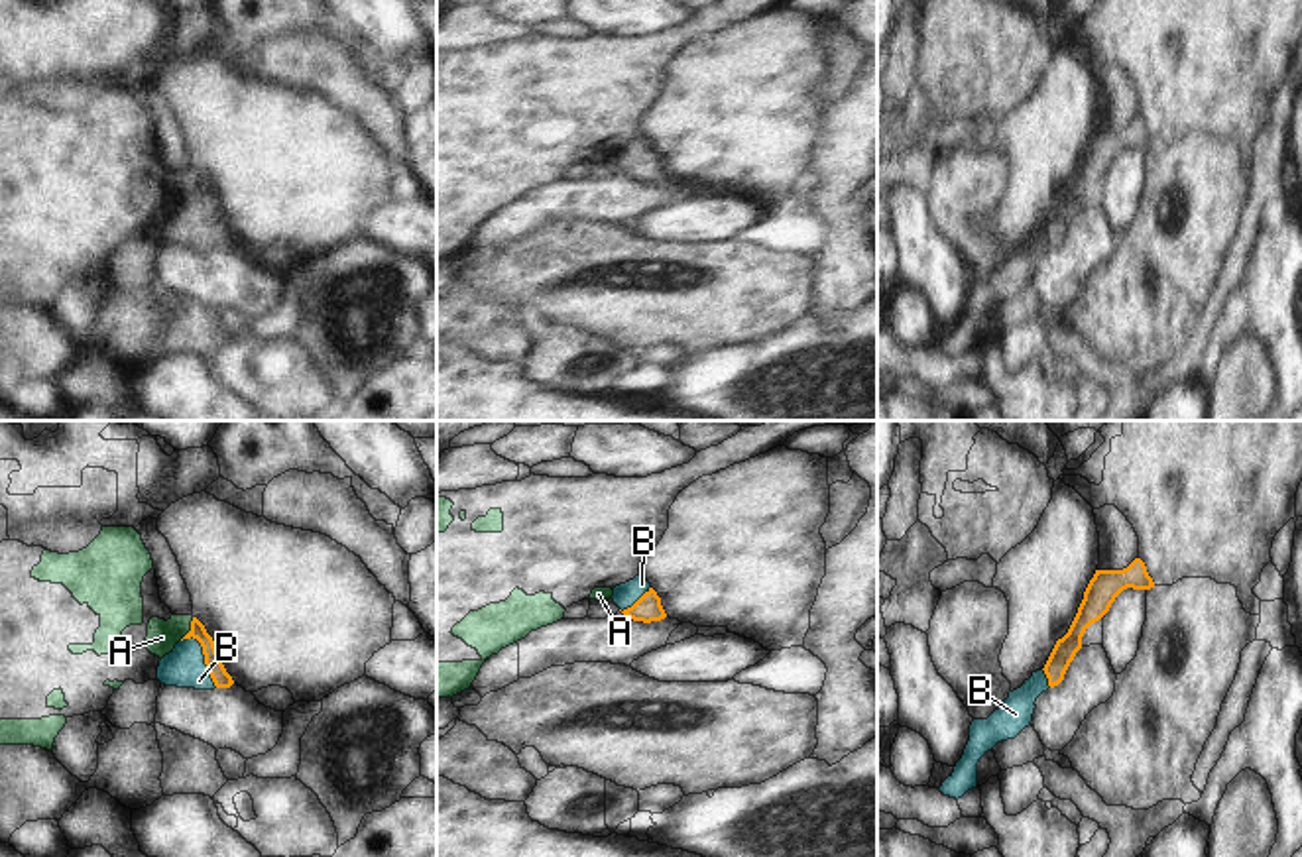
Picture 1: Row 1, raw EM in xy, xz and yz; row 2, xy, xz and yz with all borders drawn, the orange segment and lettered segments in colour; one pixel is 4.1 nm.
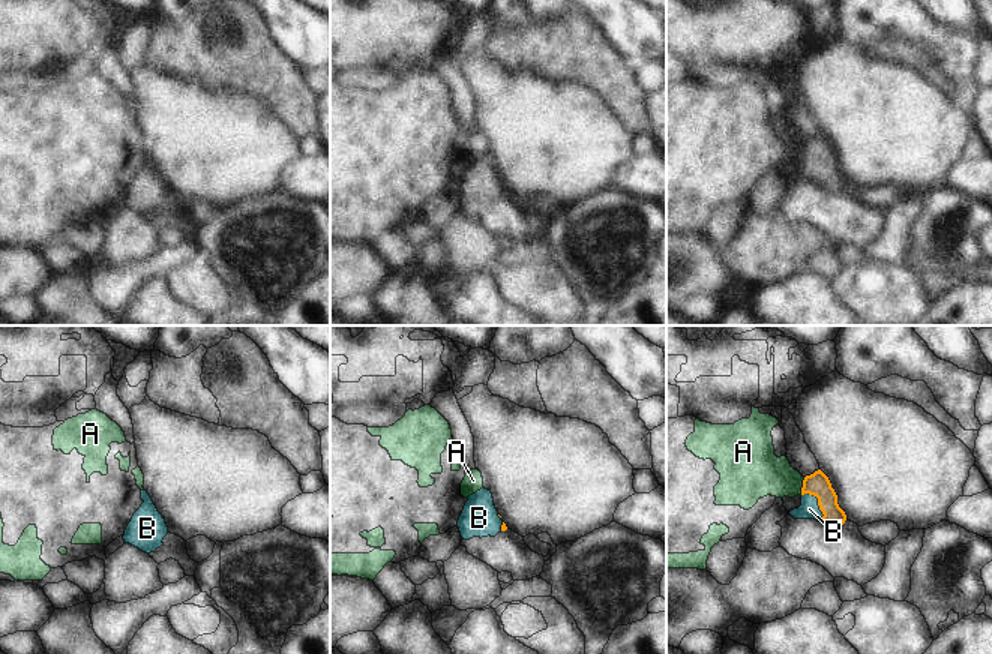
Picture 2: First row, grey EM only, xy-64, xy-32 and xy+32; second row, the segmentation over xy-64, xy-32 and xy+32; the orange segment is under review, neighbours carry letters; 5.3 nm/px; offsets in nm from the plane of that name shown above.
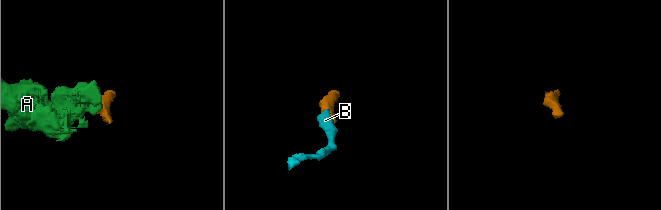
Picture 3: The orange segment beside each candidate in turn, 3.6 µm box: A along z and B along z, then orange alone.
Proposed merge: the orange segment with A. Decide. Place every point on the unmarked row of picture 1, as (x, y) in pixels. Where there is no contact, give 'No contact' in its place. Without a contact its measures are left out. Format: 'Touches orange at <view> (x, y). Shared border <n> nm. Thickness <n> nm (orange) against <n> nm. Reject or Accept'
Touches orange at xy (191, 189). Shared border 110 nm. Thickness 70 nm (orange) against 130 nm. Reject

